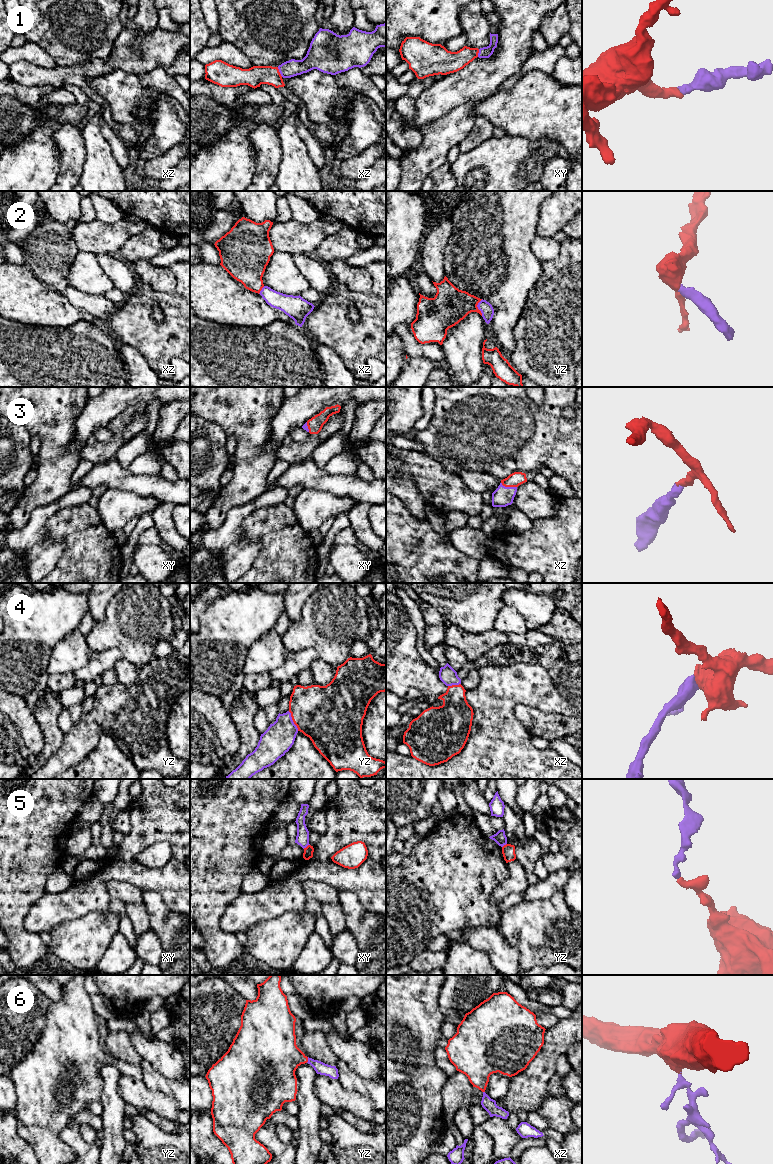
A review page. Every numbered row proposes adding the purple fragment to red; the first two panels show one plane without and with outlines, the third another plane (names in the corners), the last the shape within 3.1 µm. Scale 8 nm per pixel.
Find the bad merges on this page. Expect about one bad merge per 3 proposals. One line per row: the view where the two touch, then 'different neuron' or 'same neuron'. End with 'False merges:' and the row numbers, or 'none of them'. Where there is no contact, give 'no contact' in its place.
1: xz | same neuron
2: yz | different neuron
3: xz | same neuron
4: yz | same neuron
5: xy | different neuron
6: yz | same neuron
False merges: 2, 5

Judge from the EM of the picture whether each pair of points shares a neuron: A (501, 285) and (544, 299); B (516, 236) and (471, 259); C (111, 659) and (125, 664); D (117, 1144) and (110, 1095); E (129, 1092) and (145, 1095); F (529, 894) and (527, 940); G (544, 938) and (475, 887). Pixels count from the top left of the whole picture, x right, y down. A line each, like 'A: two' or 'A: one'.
A: two
B: one
C: two
D: one
E: one
F: two
G: two

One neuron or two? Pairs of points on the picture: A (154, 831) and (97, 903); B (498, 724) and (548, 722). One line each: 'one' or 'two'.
A: one
B: two

